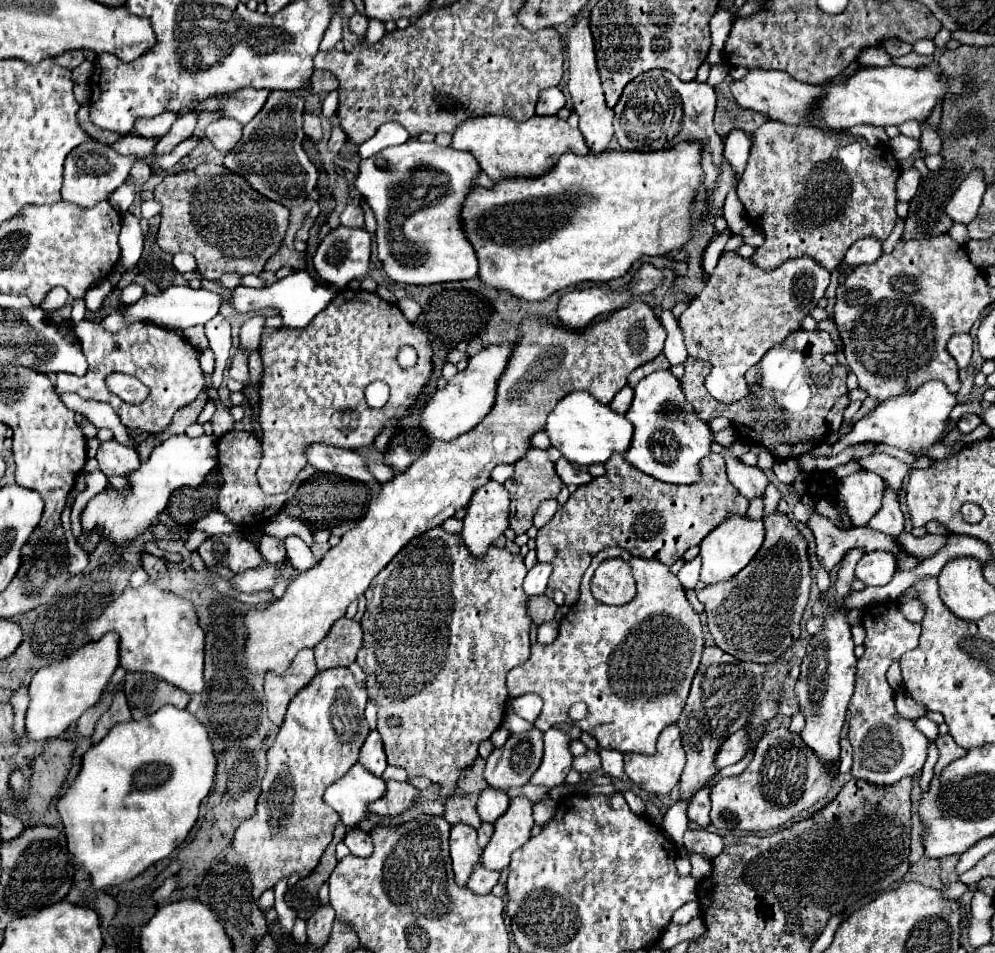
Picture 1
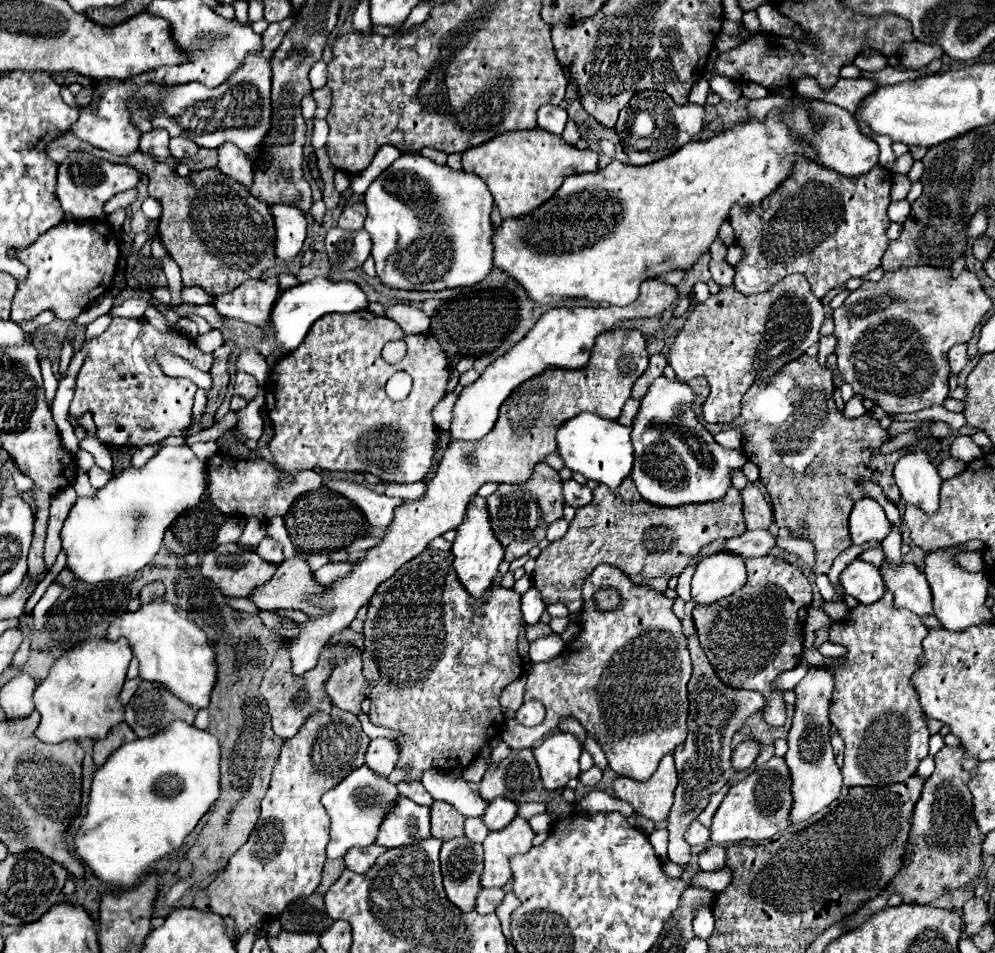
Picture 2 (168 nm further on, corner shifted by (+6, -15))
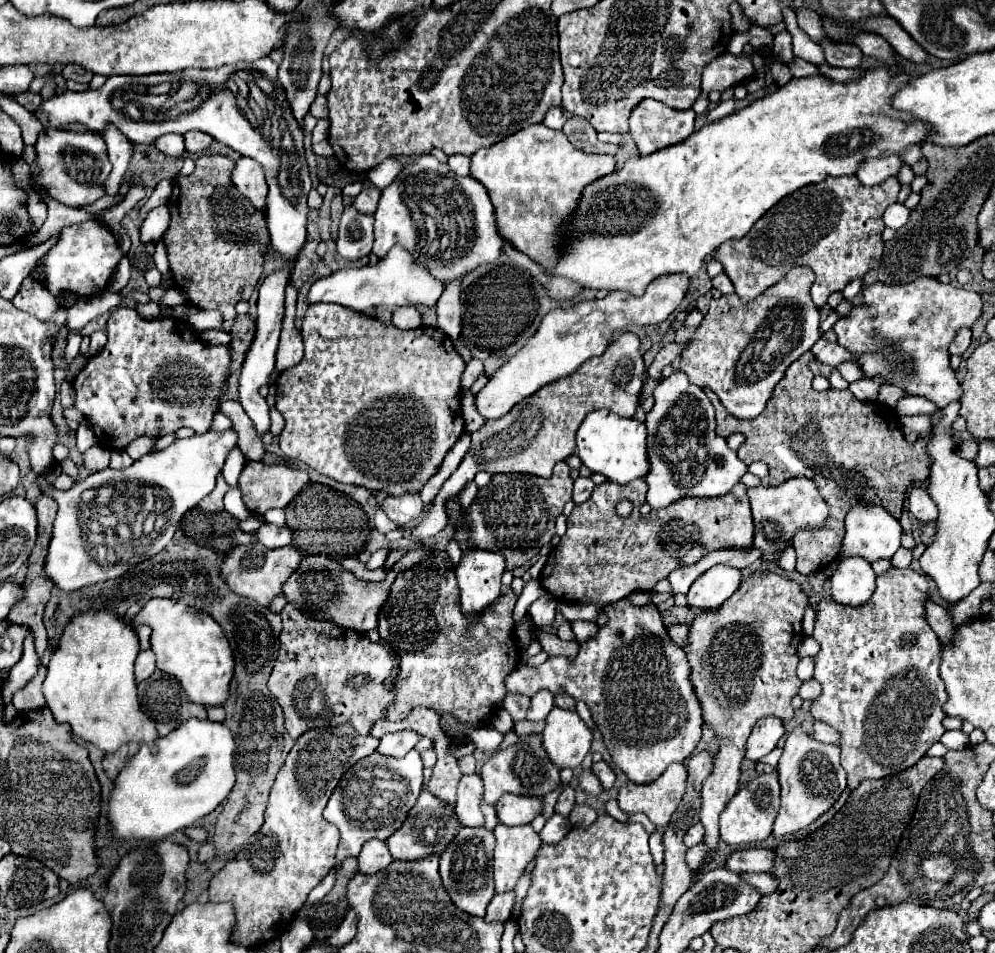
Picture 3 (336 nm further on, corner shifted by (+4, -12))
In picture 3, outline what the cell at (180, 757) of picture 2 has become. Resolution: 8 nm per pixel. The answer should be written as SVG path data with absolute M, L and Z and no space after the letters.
M188 719L176 731L156 741L158 751L152 753L148 745L140 745L140 751L130 763L122 769L122 775L116 779L116 787L110 797L108 819L112 825L114 839L138 839L138 841L160 841L178 829L192 827L198 819L214 811L232 791L236 783L234 771L234 737L224 723Z

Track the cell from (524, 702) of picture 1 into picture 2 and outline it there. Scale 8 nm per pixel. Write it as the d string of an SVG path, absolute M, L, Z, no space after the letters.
M534 700L534 702L524 702L516 714L514 714L514 720L522 726L538 726L542 720L544 720L544 706Z

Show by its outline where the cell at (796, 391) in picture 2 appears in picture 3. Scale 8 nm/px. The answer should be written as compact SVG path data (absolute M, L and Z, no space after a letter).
M806 351L794 365L790 365L790 369L786 371L786 377L782 377L782 381L778 383L778 389L774 389L774 397L770 397L766 409L764 409L758 417L754 417L754 419L740 420L730 413L728 415L726 409L722 409L720 401L716 399L716 395L714 395L710 389L706 391L708 399L712 401L712 405L714 405L714 409L716 409L716 421L718 421L716 431L718 431L722 437L728 437L728 435L732 435L732 433L742 433L742 435L746 437L746 443L738 449L738 457L740 457L746 465L750 465L750 463L754 463L754 461L766 463L766 465L768 465L768 471L770 471L770 485L780 485L780 483L784 483L784 481L788 481L788 479L792 479L792 477L806 477L806 479L812 479L812 481L816 483L818 491L822 493L822 497L826 499L826 503L828 503L828 507L830 507L830 517L826 519L826 525L824 525L822 529L816 529L814 533L798 533L798 537L794 537L794 551L796 551L796 561L798 561L798 563L796 563L796 571L802 573L802 575L810 575L812 571L824 569L824 567L832 565L832 563L840 557L840 547L842 547L842 539L844 539L844 517L846 517L846 513L848 513L854 505L858 505L858 503L880 505L880 507L884 507L892 517L900 519L902 507L904 507L904 497L906 497L908 489L910 489L910 487L916 487L916 485L924 485L924 483L928 481L928 473L930 473L930 459L926 457L926 439L920 437L914 445L906 443L906 439L904 439L904 435L902 435L902 431L900 431L900 421L898 421L896 411L890 409L890 407L886 409L886 405L882 405L882 403L878 403L878 401L862 403L862 401L858 401L848 389L846 389L846 391L834 391L834 389L830 389L830 391L820 391L820 393L814 391L814 389L812 389L812 371L810 371L810 367L808 367L808 361L810 361L810 359L814 359L814 355L812 355L810 351Z

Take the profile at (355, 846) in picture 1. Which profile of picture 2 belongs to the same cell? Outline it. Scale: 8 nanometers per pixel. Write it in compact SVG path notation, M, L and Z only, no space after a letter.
M372 844L368 848L350 848L344 856L344 862L346 862L346 868L356 872L356 874L364 874L374 862L376 858L384 852L386 848L384 846L378 846L378 844Z

